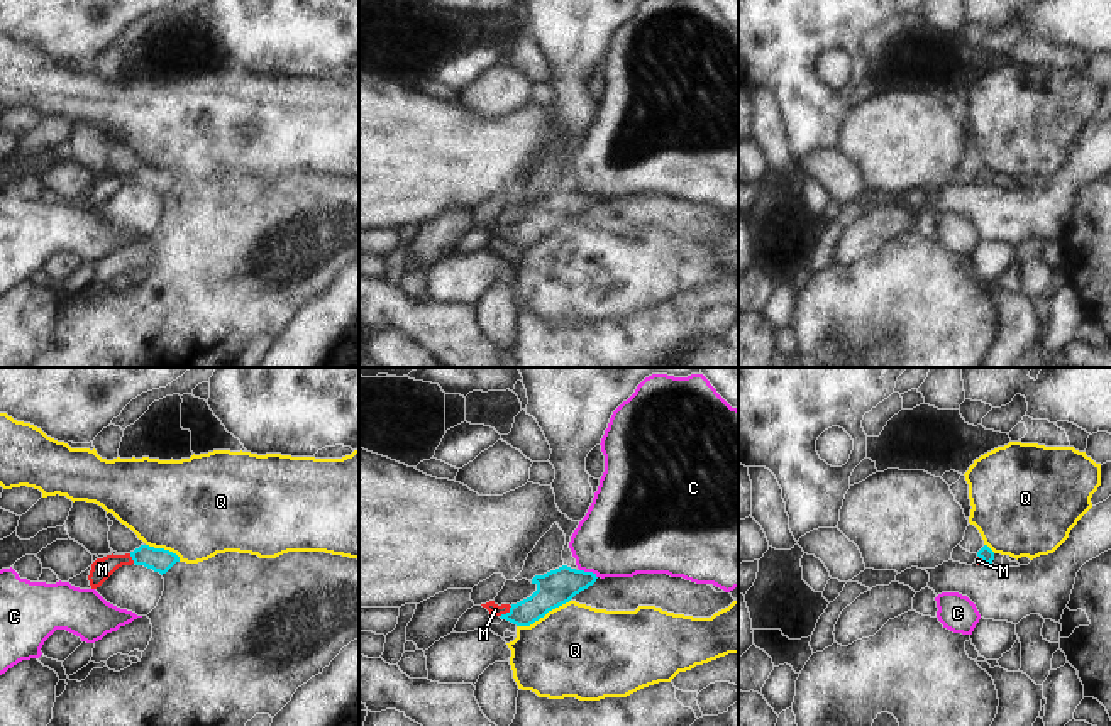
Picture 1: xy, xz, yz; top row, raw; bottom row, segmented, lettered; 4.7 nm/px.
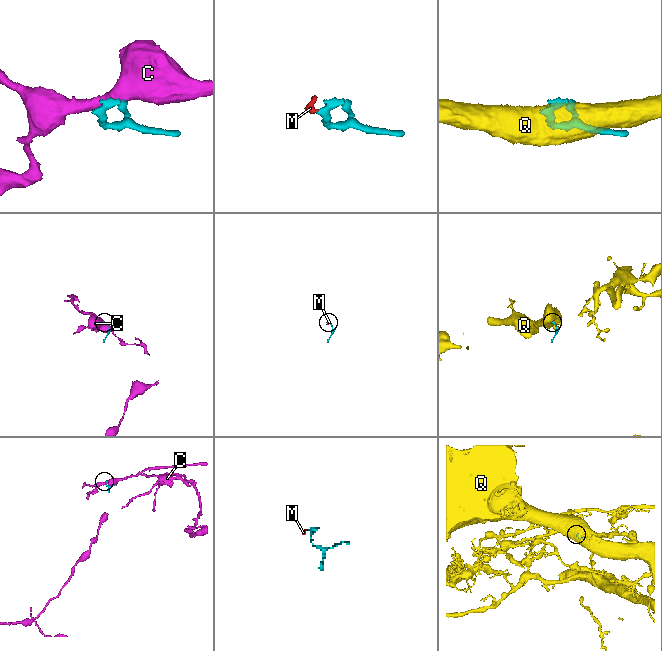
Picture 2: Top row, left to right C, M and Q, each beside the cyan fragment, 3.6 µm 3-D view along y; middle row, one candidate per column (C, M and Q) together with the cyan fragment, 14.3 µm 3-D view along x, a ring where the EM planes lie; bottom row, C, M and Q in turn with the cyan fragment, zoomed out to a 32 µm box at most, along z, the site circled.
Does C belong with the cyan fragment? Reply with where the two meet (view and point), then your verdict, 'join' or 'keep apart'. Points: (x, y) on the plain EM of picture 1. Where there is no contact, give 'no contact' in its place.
xz (588, 193) | keep apart

